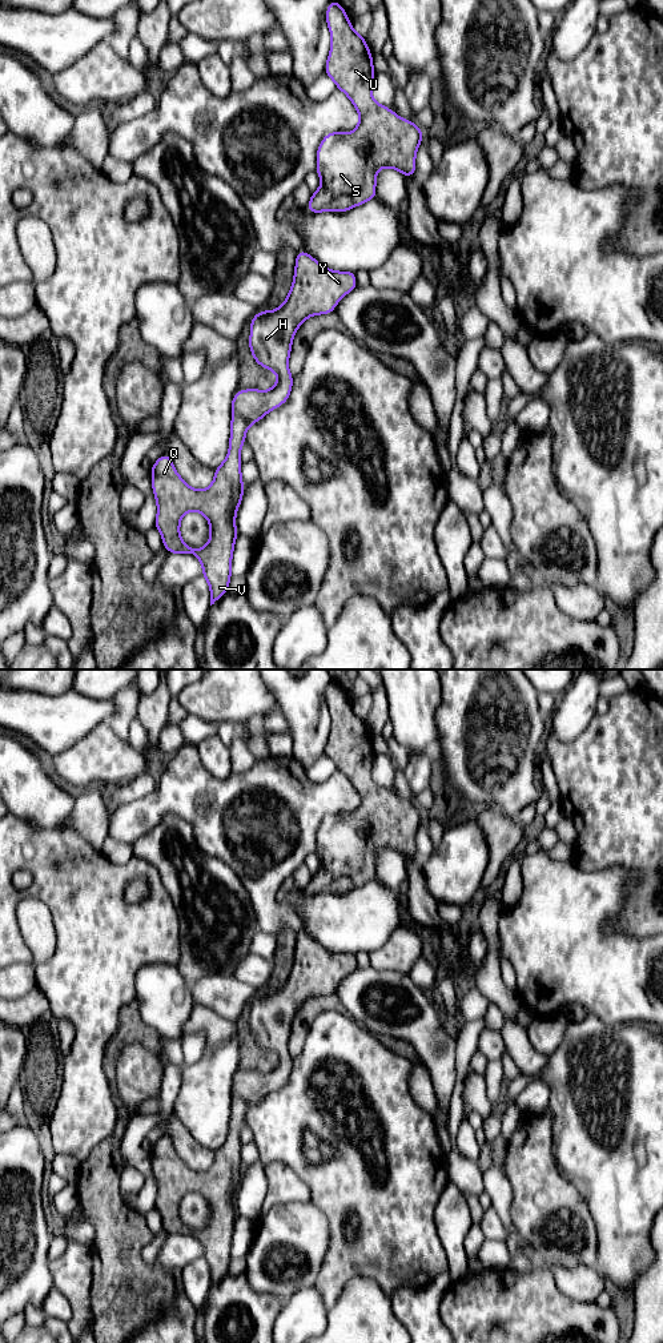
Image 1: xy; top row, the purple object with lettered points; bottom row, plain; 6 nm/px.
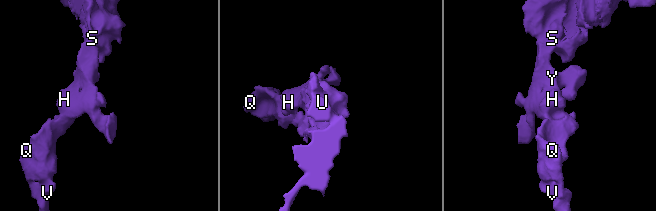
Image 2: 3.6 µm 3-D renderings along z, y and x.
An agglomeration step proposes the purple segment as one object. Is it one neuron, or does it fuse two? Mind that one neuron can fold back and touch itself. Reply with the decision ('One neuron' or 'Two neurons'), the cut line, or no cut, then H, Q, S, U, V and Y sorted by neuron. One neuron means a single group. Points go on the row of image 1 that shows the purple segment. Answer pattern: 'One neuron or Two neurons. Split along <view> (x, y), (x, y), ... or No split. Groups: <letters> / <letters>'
One neuron. No split. Groups: H Q S U V Y

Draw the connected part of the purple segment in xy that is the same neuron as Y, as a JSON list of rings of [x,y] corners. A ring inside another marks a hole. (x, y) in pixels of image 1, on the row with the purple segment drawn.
[[[298,250],[293,285],[285,302],[274,311],[258,311],[250,321],[249,349],[254,361],[277,374],[278,382],[266,391],[245,389],[236,391],[232,401],[232,423],[229,451],[225,461],[214,469],[214,479],[206,490],[194,490],[185,483],[173,466],[168,454],[162,454],[150,470],[153,495],[157,500],[157,518],[154,527],[161,532],[162,546],[169,554],[192,554],[202,564],[202,576],[210,587],[210,606],[228,592],[232,579],[232,555],[238,536],[236,530],[236,514],[244,496],[241,478],[240,451],[245,445],[245,434],[250,425],[261,421],[270,410],[284,405],[293,387],[293,375],[289,371],[289,355],[296,331],[301,323],[320,314],[333,313],[338,301],[357,288],[355,272],[330,270],[316,261],[305,250]],[[198,511],[206,516],[210,526],[210,538],[200,550],[185,544],[180,536],[180,522],[185,512]]]

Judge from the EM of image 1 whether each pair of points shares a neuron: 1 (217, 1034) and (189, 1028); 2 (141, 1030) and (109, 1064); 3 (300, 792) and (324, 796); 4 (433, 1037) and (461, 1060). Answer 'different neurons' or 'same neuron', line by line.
1: same neuron
2: same neuron
3: same neuron
4: different neurons

